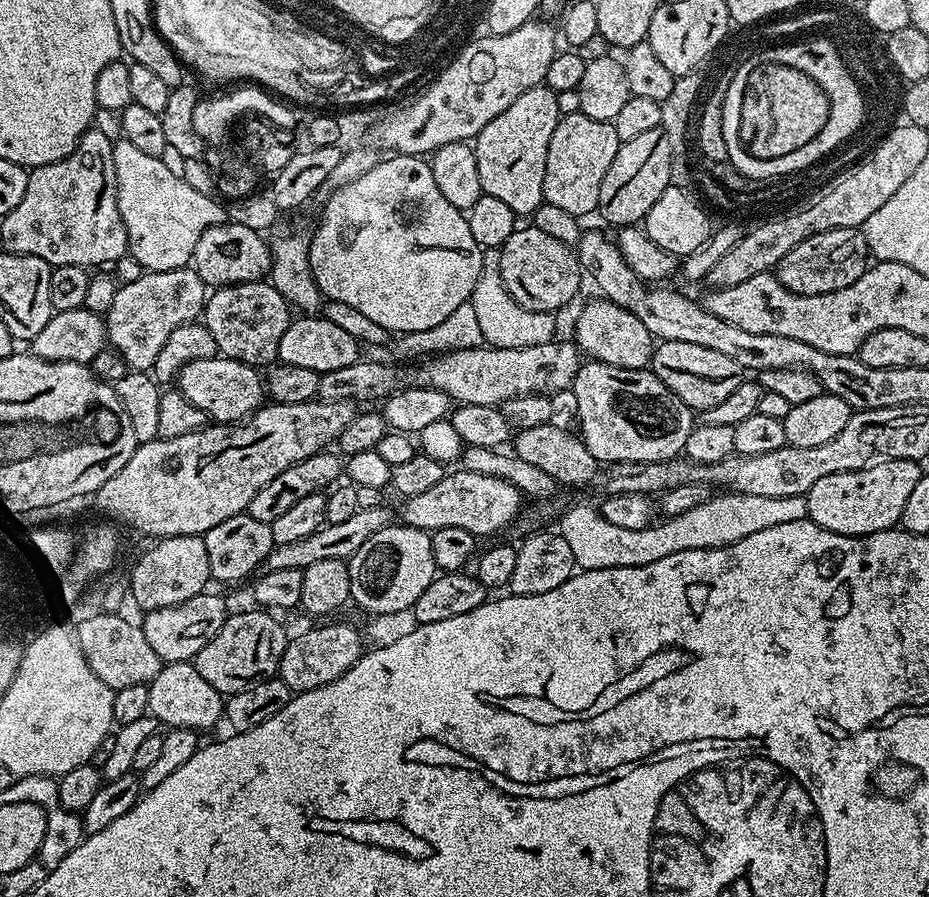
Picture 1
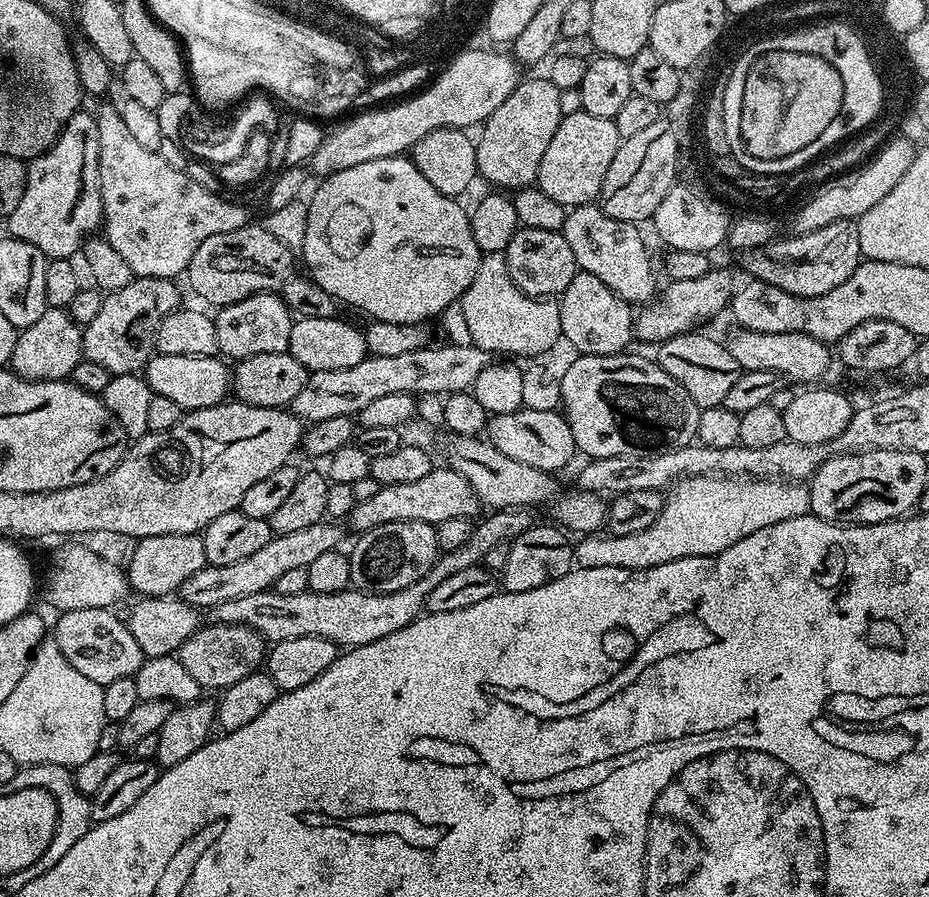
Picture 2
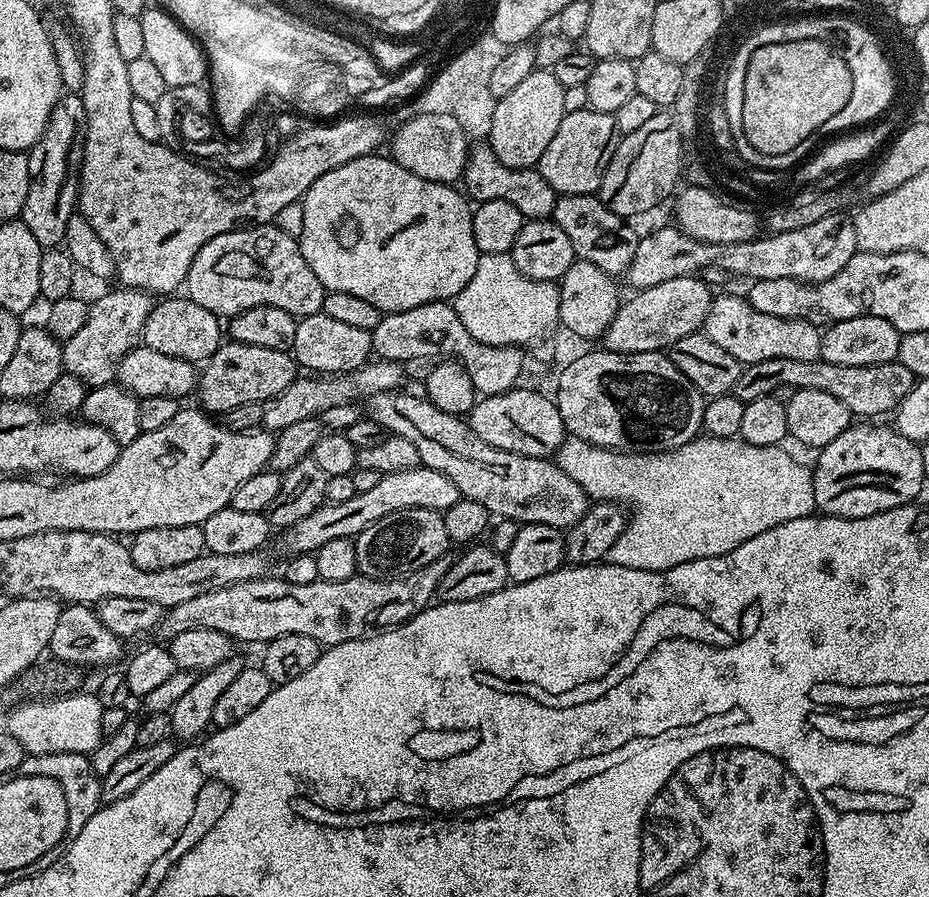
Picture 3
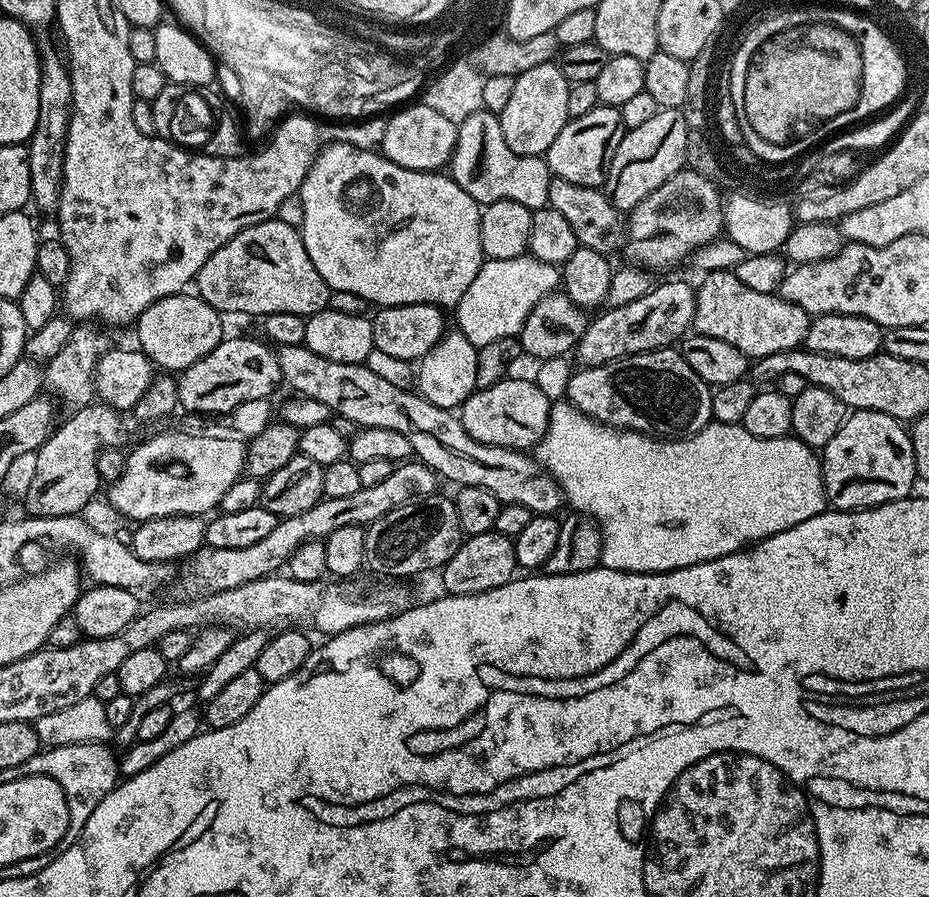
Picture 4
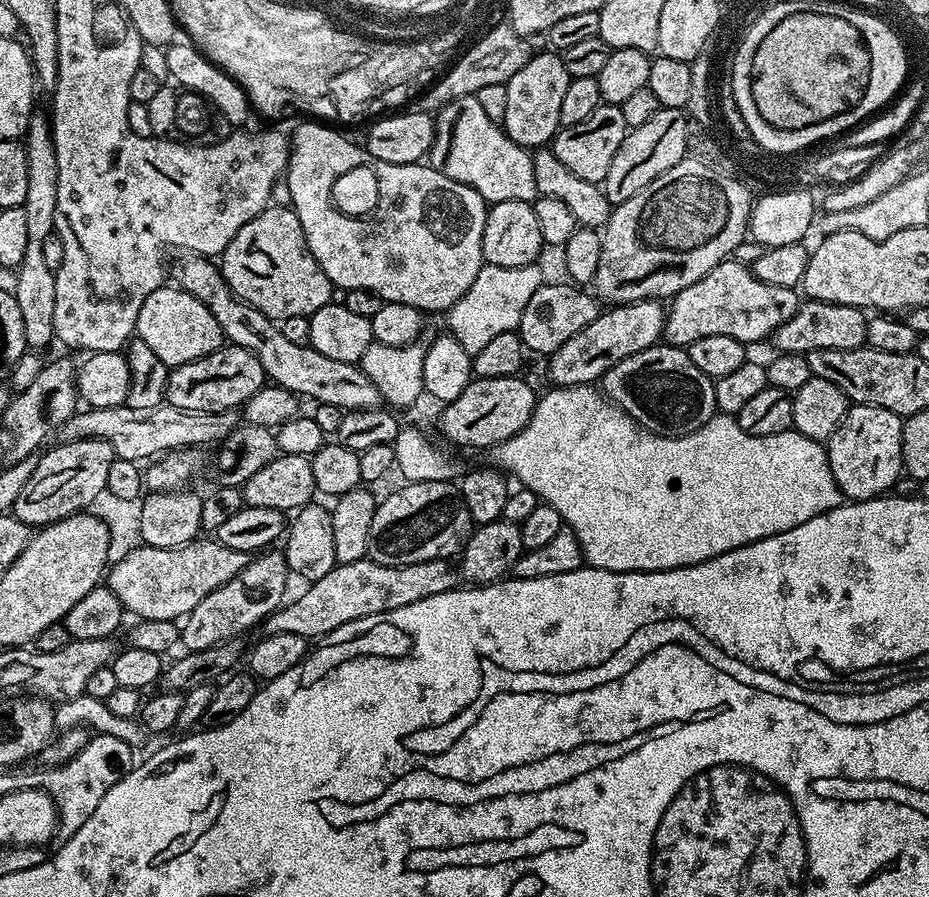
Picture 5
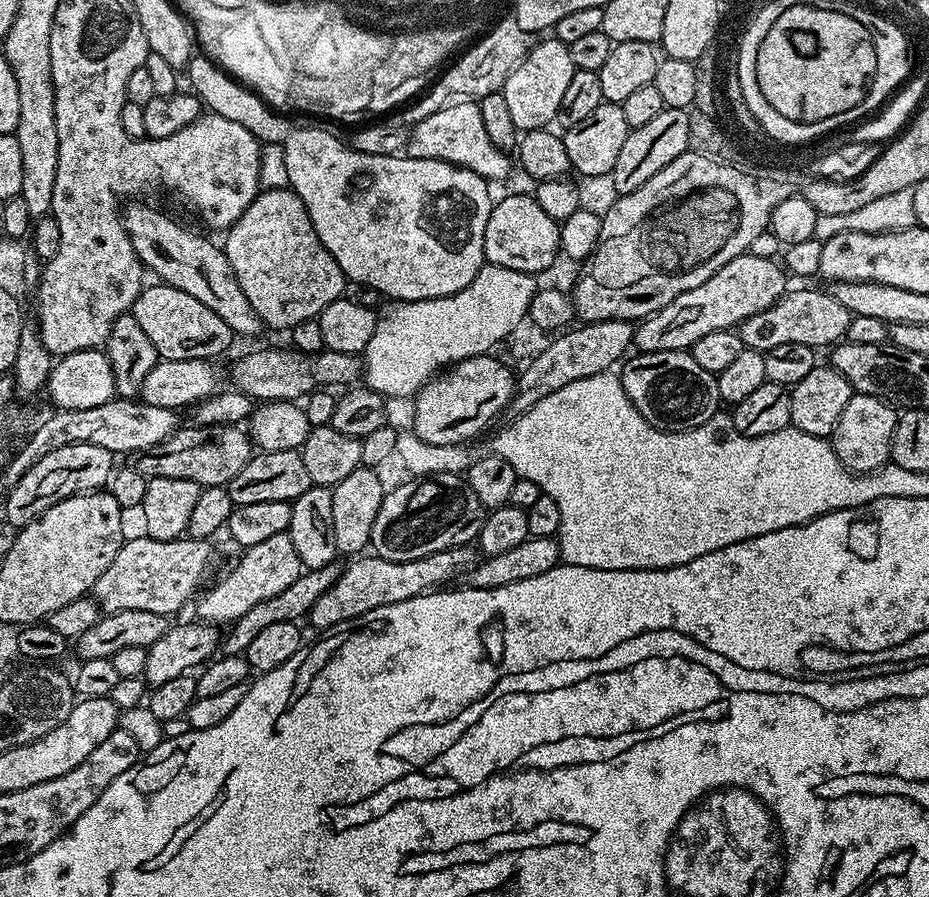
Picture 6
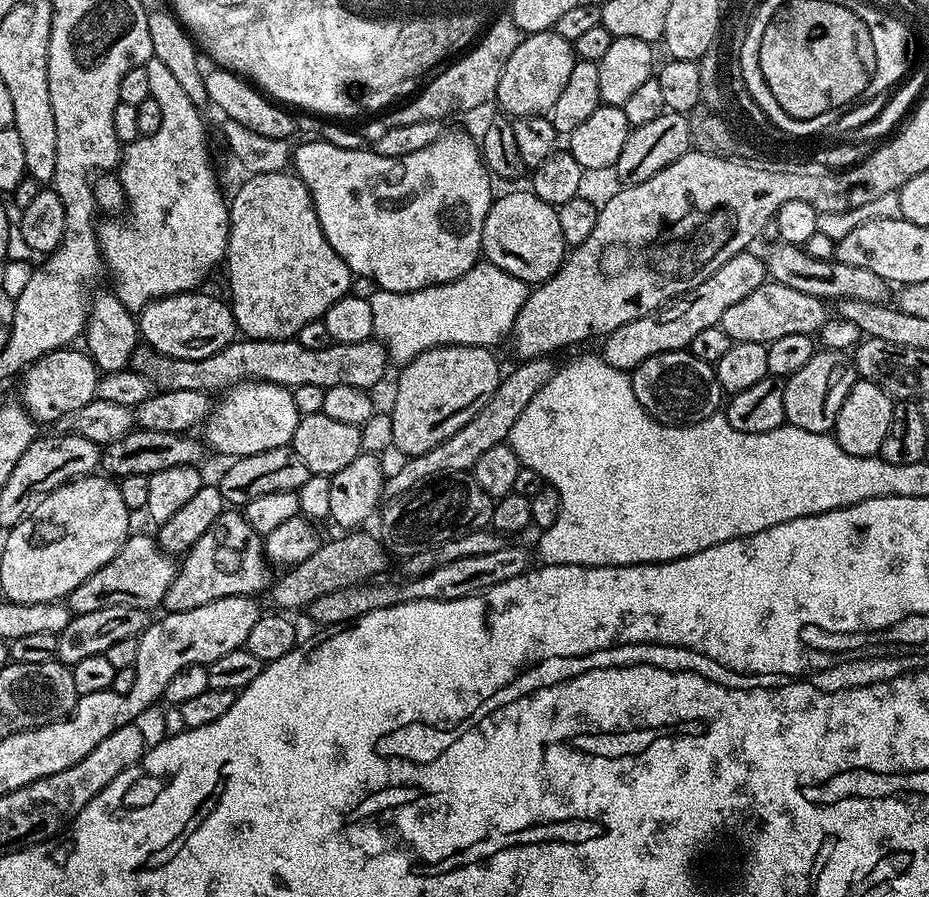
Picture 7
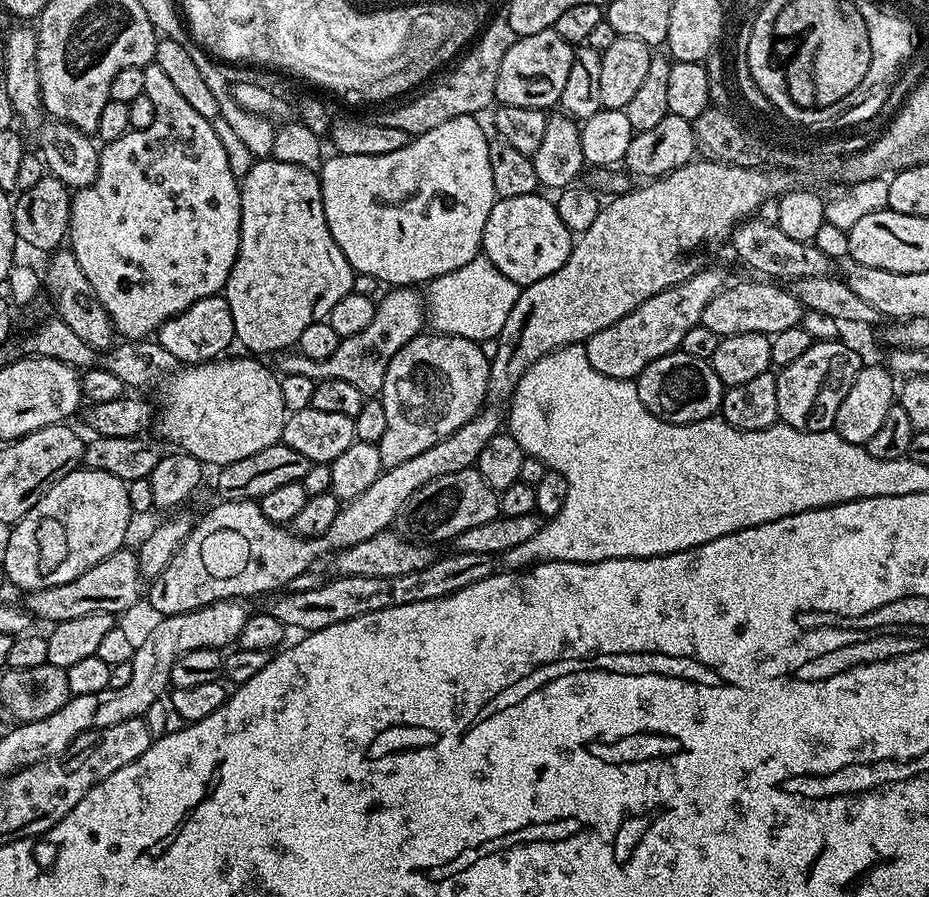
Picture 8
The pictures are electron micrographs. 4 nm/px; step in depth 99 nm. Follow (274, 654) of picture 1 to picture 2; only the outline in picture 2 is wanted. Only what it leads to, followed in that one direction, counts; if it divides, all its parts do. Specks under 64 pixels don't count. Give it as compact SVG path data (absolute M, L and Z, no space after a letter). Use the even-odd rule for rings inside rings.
M205 623L197 632L190 634L186 642L182 642L178 658L201 689L223 690L234 686L234 682L242 682L242 678L257 671L265 663L266 641L260 633L244 624L211 623Z

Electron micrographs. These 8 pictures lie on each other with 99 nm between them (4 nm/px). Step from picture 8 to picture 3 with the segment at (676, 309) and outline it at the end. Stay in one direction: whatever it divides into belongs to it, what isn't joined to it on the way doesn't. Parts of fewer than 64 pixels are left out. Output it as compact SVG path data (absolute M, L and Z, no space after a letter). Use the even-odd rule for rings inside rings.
M720 294L713 299L712 309L704 327L703 335L709 336L714 342L718 342L718 346L722 346L722 350L726 350L726 354L730 354L742 366L751 366L753 364L761 364L767 360L782 360L790 358L798 362L817 363L820 360L820 337L821 329L813 324L807 318L797 318L795 320L779 320L776 316L763 316L758 310L754 310L754 306L748 303L743 295L740 296L724 296L728 294Z

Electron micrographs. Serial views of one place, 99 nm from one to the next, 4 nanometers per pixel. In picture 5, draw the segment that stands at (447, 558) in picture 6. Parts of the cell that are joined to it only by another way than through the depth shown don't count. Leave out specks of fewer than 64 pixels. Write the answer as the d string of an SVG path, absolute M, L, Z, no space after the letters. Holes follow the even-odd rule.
M441 558L427 560L426 562L414 562L402 566L386 566L370 559L362 559L358 562L346 562L337 564L326 574L326 578L318 578L307 585L308 588L297 600L289 599L287 603L269 614L263 621L262 628L267 634L298 634L305 638L327 638L338 626L346 626L346 622L354 622L358 618L366 618L370 614L382 614L390 610L398 610L402 606L410 606L410 602L422 602L422 598L430 598L434 594L446 594L461 583L462 573L451 559Z

